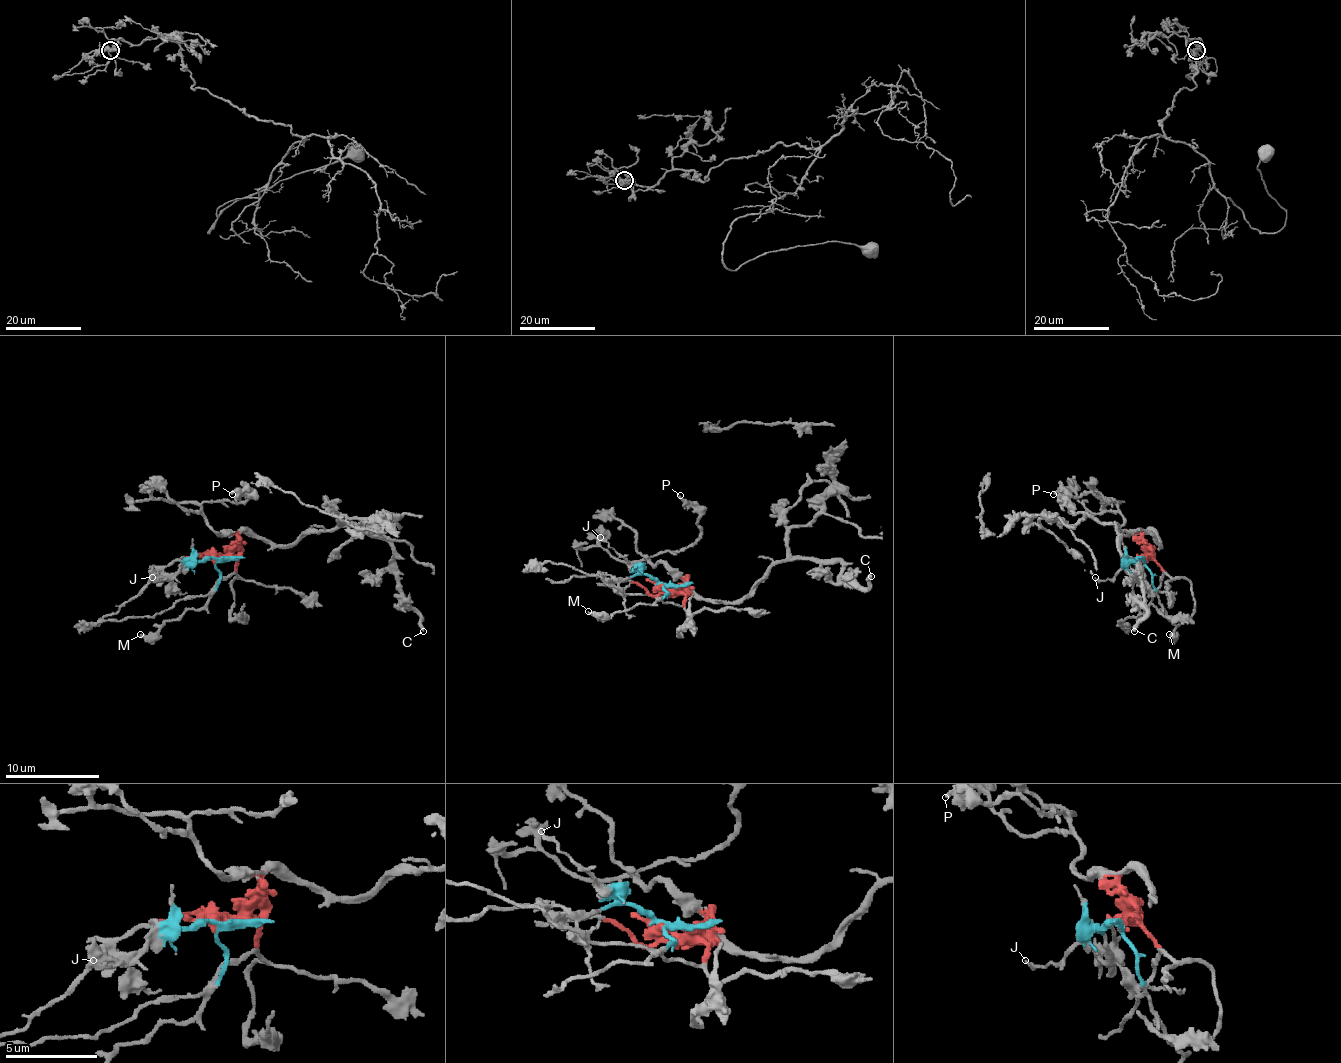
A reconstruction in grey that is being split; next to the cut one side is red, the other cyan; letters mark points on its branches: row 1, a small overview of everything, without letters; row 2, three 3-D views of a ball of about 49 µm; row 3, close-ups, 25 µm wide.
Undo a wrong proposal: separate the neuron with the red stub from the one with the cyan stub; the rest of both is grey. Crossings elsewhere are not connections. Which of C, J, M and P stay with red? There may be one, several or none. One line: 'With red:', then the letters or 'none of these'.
With red: C, P

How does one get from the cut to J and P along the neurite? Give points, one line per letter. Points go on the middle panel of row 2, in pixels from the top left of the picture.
J: (665, 585), (637, 570), (599, 537)
P: (665, 585), (675, 589), (684, 582), (651, 556), (682, 552), (701, 533), (698, 514), (679, 495)

